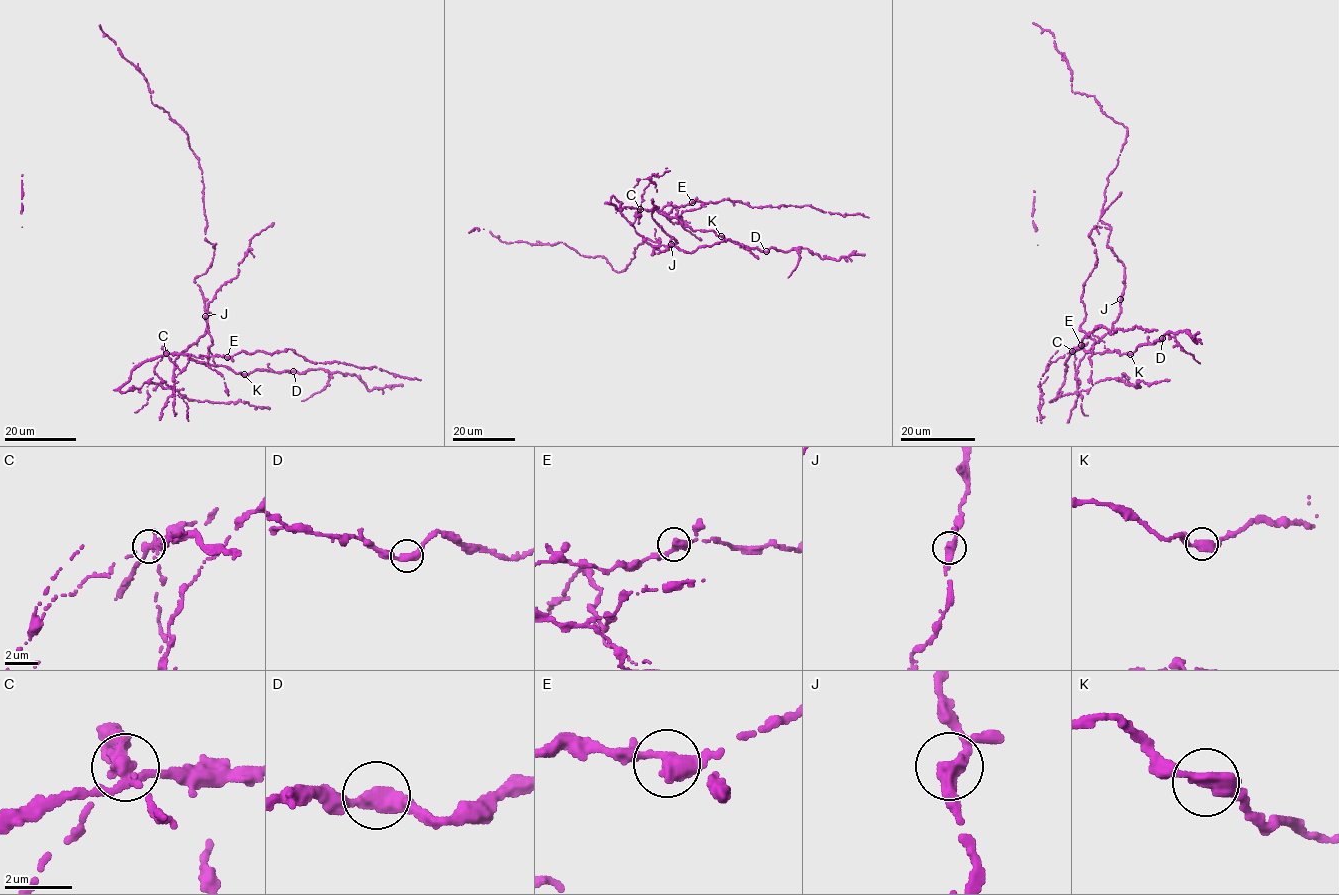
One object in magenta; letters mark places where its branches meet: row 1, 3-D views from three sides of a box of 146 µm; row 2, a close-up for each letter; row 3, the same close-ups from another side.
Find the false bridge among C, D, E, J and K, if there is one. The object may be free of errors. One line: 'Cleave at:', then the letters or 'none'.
Cleave at: C

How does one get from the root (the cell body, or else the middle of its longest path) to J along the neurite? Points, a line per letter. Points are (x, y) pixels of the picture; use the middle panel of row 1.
J: (658, 252), (668, 250), (671, 244)

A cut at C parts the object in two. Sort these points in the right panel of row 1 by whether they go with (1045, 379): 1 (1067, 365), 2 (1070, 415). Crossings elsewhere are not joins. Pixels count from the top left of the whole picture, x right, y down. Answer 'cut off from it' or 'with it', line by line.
1: cut off from it
2: cut off from it

